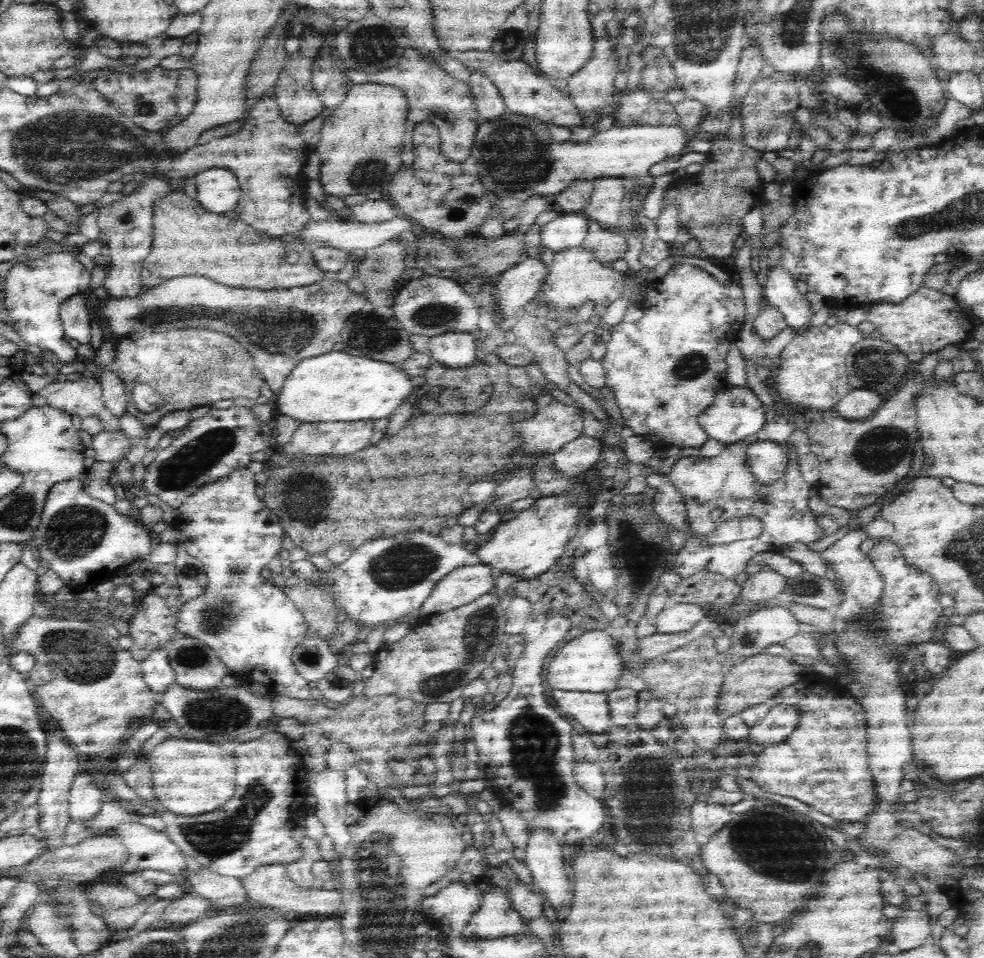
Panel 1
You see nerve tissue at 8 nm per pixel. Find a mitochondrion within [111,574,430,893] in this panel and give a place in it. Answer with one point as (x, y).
(215, 839)

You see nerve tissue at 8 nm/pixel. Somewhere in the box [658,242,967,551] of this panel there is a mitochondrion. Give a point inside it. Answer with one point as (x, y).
(885, 448)

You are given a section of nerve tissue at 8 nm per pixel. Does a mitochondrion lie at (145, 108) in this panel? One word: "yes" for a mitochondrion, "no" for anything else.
yes

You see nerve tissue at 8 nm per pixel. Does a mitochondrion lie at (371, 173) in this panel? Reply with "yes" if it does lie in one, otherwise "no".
yes

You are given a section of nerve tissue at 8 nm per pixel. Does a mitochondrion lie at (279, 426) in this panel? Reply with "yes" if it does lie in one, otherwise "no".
no

